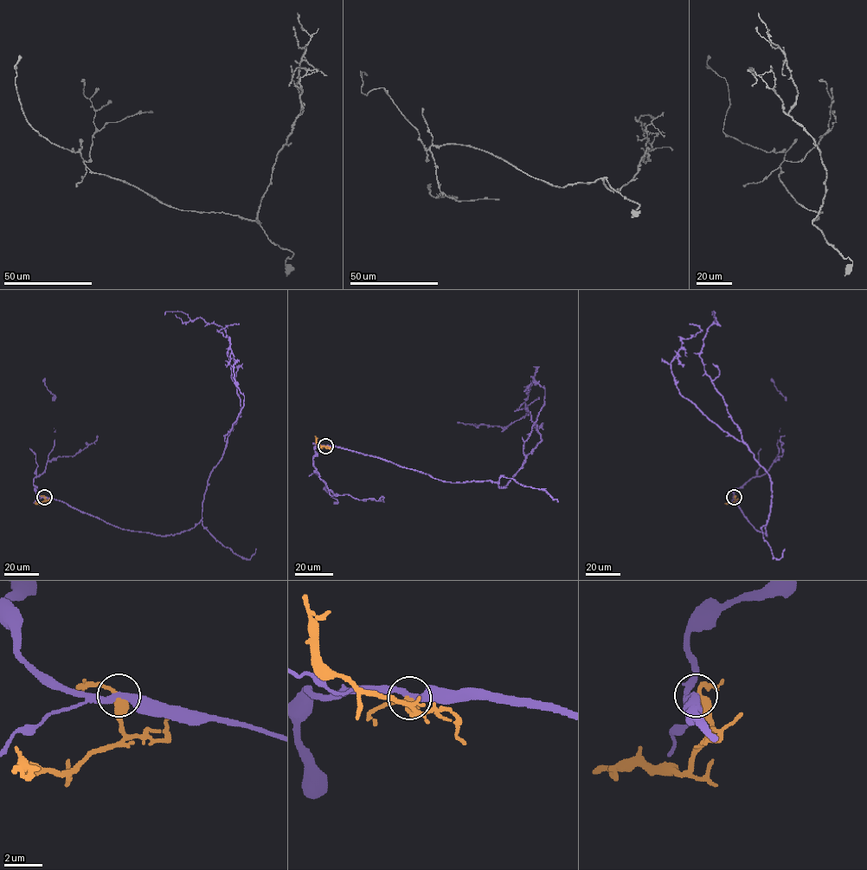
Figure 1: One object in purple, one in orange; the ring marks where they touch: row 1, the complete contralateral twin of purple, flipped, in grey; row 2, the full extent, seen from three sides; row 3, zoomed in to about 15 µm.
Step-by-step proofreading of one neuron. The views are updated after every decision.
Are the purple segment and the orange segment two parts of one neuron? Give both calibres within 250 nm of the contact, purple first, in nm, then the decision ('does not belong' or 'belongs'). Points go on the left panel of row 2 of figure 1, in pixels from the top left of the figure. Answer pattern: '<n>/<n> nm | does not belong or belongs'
340/380 nm | does not belong

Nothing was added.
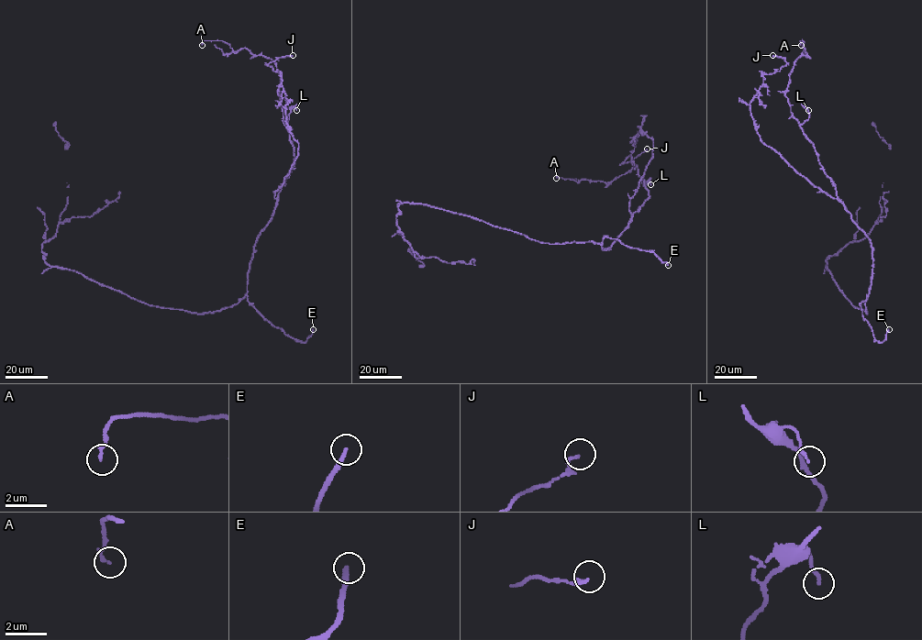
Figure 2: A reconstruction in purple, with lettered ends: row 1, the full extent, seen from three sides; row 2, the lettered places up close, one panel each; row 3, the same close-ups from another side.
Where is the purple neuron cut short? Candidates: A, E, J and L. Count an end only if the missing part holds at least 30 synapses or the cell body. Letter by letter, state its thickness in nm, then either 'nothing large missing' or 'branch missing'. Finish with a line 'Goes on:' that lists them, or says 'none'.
A: calibre 140 nm; nothing large missing
E: calibre 200 nm; branch missing
J: calibre 120 nm; nothing large missing
L: calibre 120 nm; nothing large missing
Goes on: E

